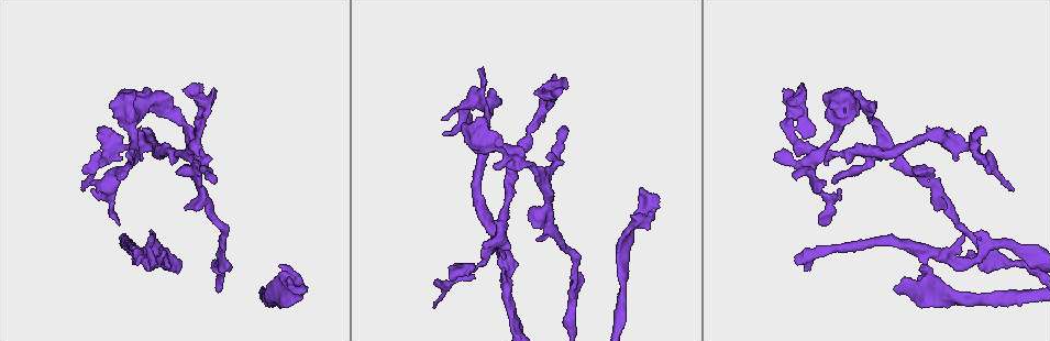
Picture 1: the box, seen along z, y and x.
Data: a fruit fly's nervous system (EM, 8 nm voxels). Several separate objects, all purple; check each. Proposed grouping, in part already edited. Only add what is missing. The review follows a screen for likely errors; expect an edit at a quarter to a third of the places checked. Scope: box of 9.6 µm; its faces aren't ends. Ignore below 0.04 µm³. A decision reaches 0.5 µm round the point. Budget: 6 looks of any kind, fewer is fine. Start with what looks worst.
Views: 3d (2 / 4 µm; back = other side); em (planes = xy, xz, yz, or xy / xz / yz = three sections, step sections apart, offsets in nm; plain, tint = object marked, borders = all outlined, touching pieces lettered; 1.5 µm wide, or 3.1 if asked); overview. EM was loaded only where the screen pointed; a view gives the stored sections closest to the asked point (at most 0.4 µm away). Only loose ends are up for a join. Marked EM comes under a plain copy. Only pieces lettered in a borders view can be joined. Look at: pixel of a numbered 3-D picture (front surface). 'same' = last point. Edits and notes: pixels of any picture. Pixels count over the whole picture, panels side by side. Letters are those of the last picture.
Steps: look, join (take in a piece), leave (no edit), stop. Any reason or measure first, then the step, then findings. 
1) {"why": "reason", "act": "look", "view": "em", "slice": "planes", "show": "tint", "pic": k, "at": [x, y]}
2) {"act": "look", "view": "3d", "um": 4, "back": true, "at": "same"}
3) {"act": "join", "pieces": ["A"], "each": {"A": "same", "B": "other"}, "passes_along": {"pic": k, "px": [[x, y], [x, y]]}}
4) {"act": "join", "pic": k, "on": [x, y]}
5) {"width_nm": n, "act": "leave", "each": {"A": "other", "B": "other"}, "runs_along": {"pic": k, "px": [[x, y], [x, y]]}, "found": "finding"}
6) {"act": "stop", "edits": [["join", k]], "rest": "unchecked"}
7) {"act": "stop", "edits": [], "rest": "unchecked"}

{"act": "look", "view": "3d", "um": 2, "pic": 1, "at": [462, 125]}

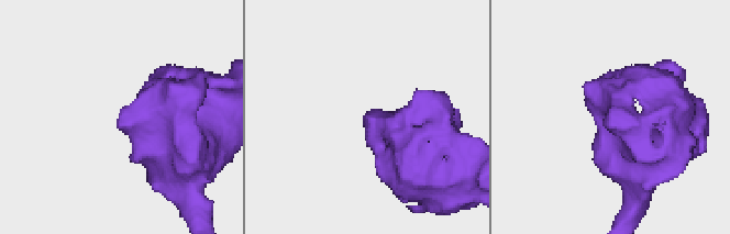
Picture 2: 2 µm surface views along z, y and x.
{"why": "now the EM", "act": "look", "view": "em", "slice": "planes", "show": "borders", "pic": 2, "at": [122, 110]}

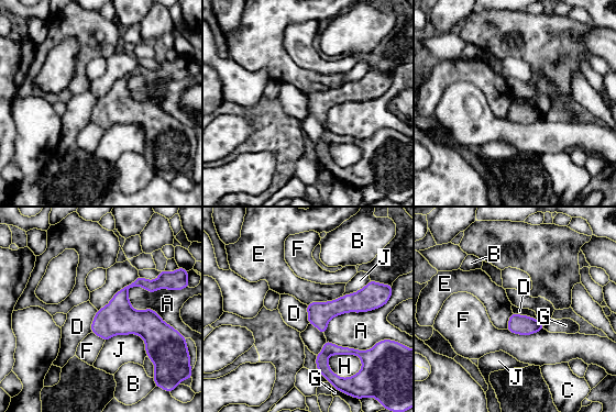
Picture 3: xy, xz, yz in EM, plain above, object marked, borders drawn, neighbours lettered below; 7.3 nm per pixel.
{"width_nm": 140, "longest_contact_nm": ["A", 420], "act": "leave", "each": {"A": "other", "B": "other", "C": "other", "D": "other", "E": "other", "F": "other", "G": "other", "H": "other", "J": "other"}, "found": "none of them fits"}

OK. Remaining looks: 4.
{"why": "an open end", "act": "look", "view": "3d", "um": 4, "pic": 1, "at": [101, 133]}

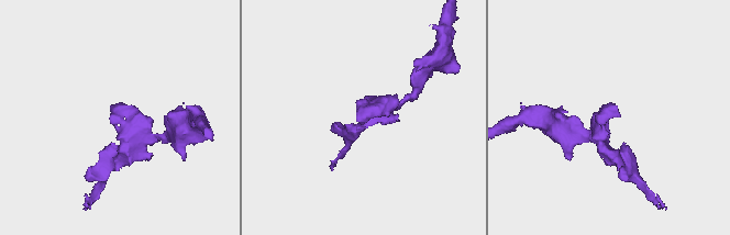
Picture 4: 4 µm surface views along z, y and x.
{"why": "shape alone is not enough", "act": "look", "view": "em", "slice": "xy", "step": 8, "show": "tint", "pic": 4, "at": [361, 124]}

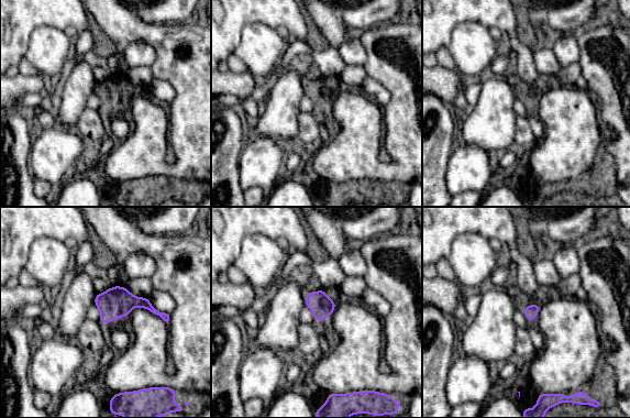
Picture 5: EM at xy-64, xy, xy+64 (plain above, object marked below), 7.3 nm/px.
{"act": "look", "view": "em", "slice": "planes", "show": "borders", "at": "same"}

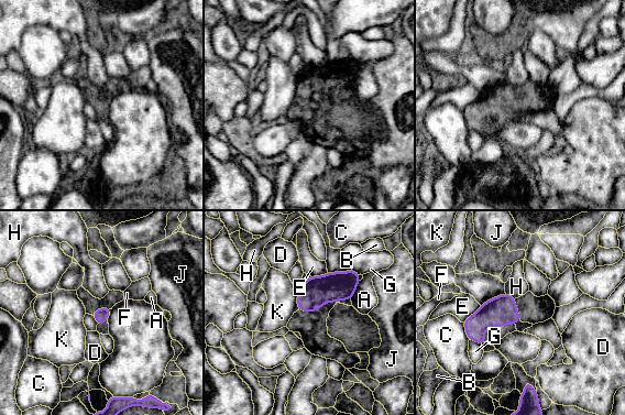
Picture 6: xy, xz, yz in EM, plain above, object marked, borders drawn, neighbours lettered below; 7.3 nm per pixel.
{"longest_contact_nm": ["E", 180], "act": "leave", "each": {"A": "other", "B": "other", "C": "other", "D": "other", "E": "other", "F": "other", "G": "other", "H": "other", "J": "other", "K": "other"}, "found": "none of them fits"}

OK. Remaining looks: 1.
{"why": "tapers out", "act": "look", "view": "em", "slice": "xy", "step": 4, "show": "borders", "pic": 1, "at": [777, 153]}

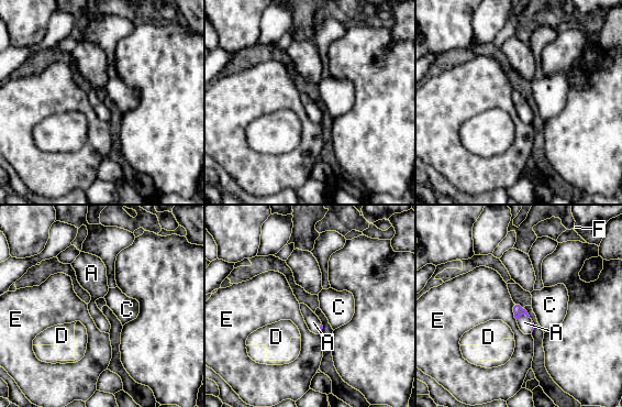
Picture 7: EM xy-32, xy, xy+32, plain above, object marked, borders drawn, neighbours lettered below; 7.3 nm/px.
{"longest_contact_nm": ["E", 130], "act": "join", "pieces": ["A"], "each": {"A": "same", "C": "other", "D": "other", "E": "other", "F": "other"}, "found": "the neuron continues"}

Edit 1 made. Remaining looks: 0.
{"act": "stop", "edits": [["join", 7]], "rest": "unchecked"}

